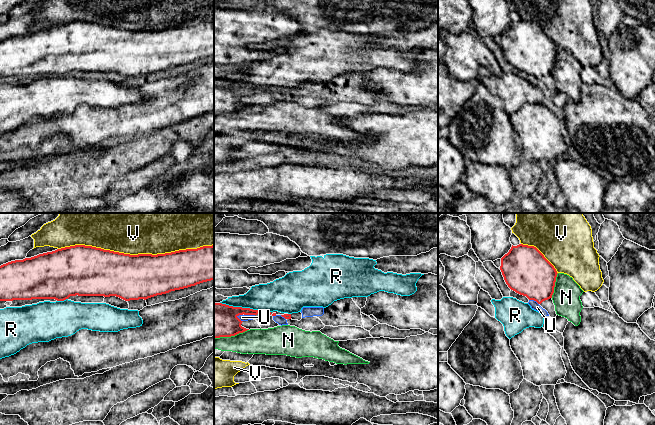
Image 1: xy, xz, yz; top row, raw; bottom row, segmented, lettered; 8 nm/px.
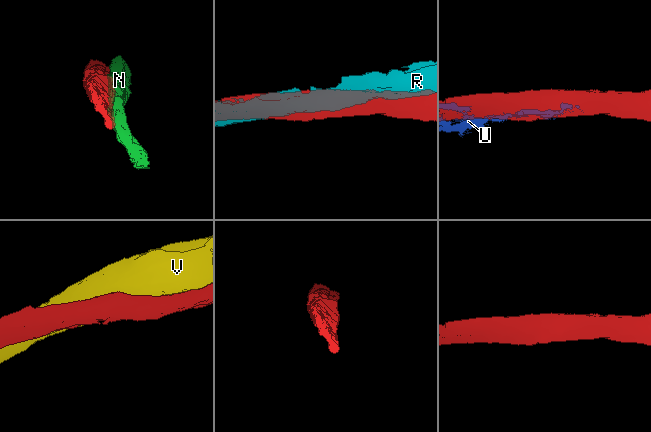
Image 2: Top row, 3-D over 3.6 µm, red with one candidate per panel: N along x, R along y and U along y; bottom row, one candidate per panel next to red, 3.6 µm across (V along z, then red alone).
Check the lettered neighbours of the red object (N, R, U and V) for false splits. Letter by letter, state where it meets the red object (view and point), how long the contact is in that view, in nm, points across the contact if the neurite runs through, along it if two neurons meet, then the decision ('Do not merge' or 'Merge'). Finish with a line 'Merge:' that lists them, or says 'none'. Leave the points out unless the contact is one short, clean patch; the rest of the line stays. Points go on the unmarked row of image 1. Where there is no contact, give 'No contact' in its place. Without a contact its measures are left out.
N: Touches red at xz (231, 111). Shared border 280 nm. Do not merge
R: Touches red at xz (245, 84). Shared border 420 nm. Do not merge
U: Touches red at xz (238, 94). Shared border 70 nm. Merge
V: Touches red at xy (135, 31). Shared border 1250 nm. Do not merge
Merge: U

